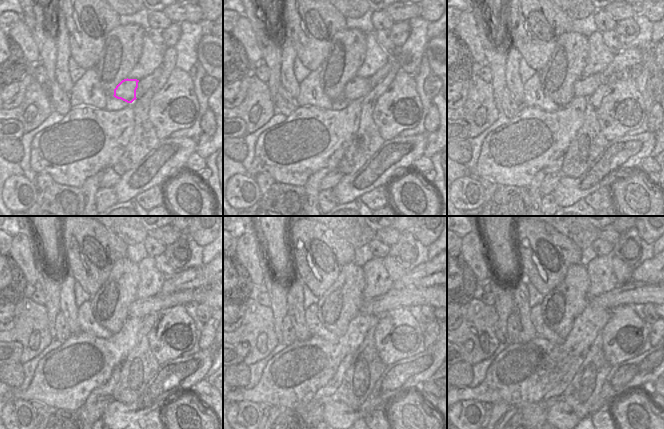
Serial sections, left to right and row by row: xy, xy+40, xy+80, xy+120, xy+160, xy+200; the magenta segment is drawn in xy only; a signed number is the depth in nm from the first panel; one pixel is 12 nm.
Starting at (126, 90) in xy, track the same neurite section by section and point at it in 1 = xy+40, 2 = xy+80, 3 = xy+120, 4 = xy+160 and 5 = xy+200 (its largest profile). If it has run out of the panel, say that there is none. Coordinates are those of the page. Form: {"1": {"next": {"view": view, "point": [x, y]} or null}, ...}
{"1": {"next": {"view": "xy+40", "point": [358, 87]}}, "2": {"next": {"view": "xy+80", "point": [585, 85]}}, "3": {"next": {"view": "xy+120", "point": [140, 308]}}, "4": {"next": {"view": "xy+160", "point": [395, 298]}}, "5": {"next": {"view": "xy+200", "point": [632, 293]}}}

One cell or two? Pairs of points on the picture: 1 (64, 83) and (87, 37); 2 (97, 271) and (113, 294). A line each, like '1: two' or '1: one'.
1: two
2: two

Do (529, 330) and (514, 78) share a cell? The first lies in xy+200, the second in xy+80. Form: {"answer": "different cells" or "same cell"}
{"answer": "same cell"}

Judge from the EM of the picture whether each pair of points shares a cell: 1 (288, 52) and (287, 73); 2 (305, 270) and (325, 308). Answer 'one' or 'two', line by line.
1: one
2: two

